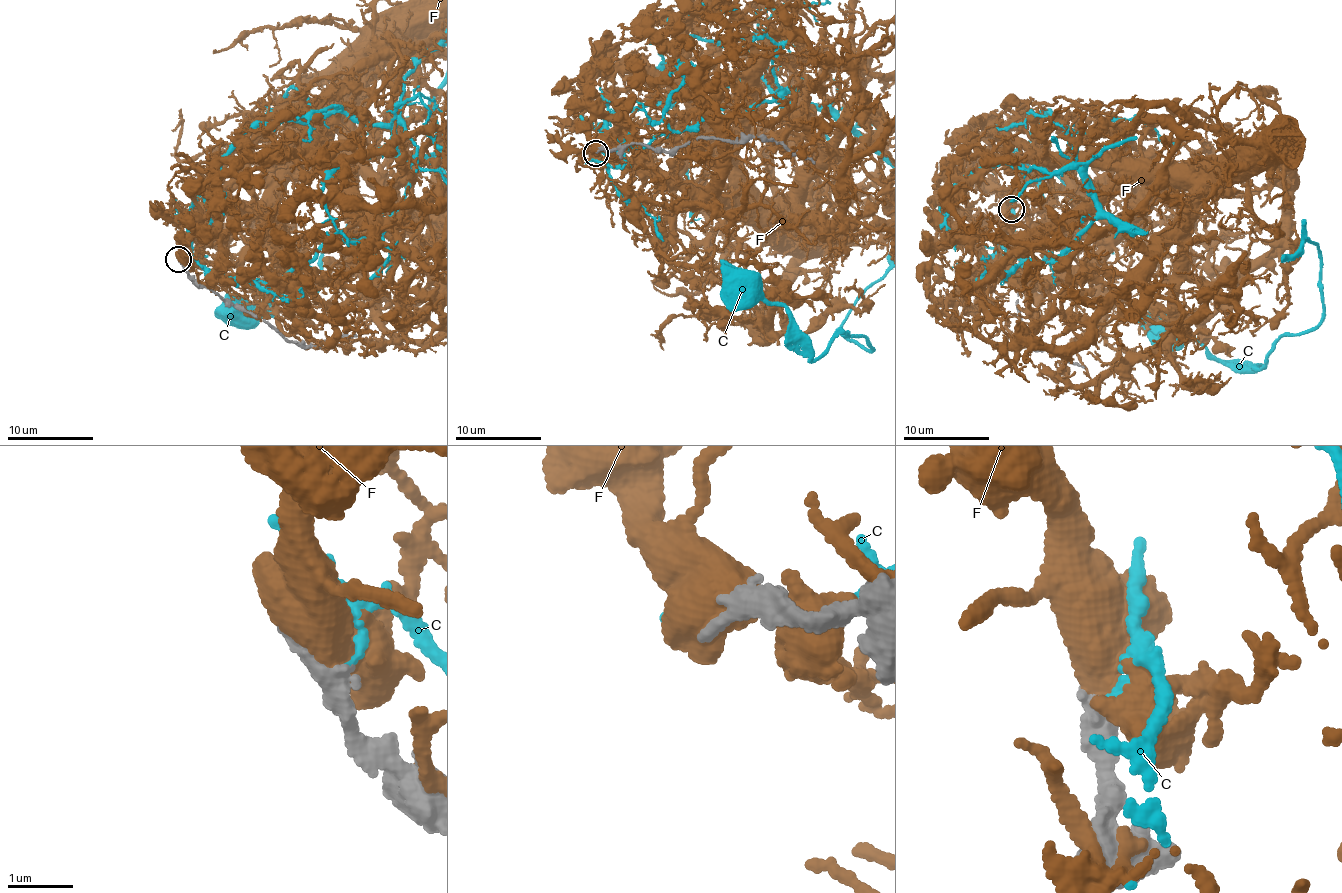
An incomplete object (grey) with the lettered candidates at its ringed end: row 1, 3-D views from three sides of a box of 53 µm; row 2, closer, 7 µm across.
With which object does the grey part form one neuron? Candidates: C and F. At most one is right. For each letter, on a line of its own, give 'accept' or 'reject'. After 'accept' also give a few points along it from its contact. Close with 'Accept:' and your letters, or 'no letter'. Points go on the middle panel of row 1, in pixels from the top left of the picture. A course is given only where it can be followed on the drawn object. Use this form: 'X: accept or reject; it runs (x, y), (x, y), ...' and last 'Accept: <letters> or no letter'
C: reject
F: reject
Accept: no letter

